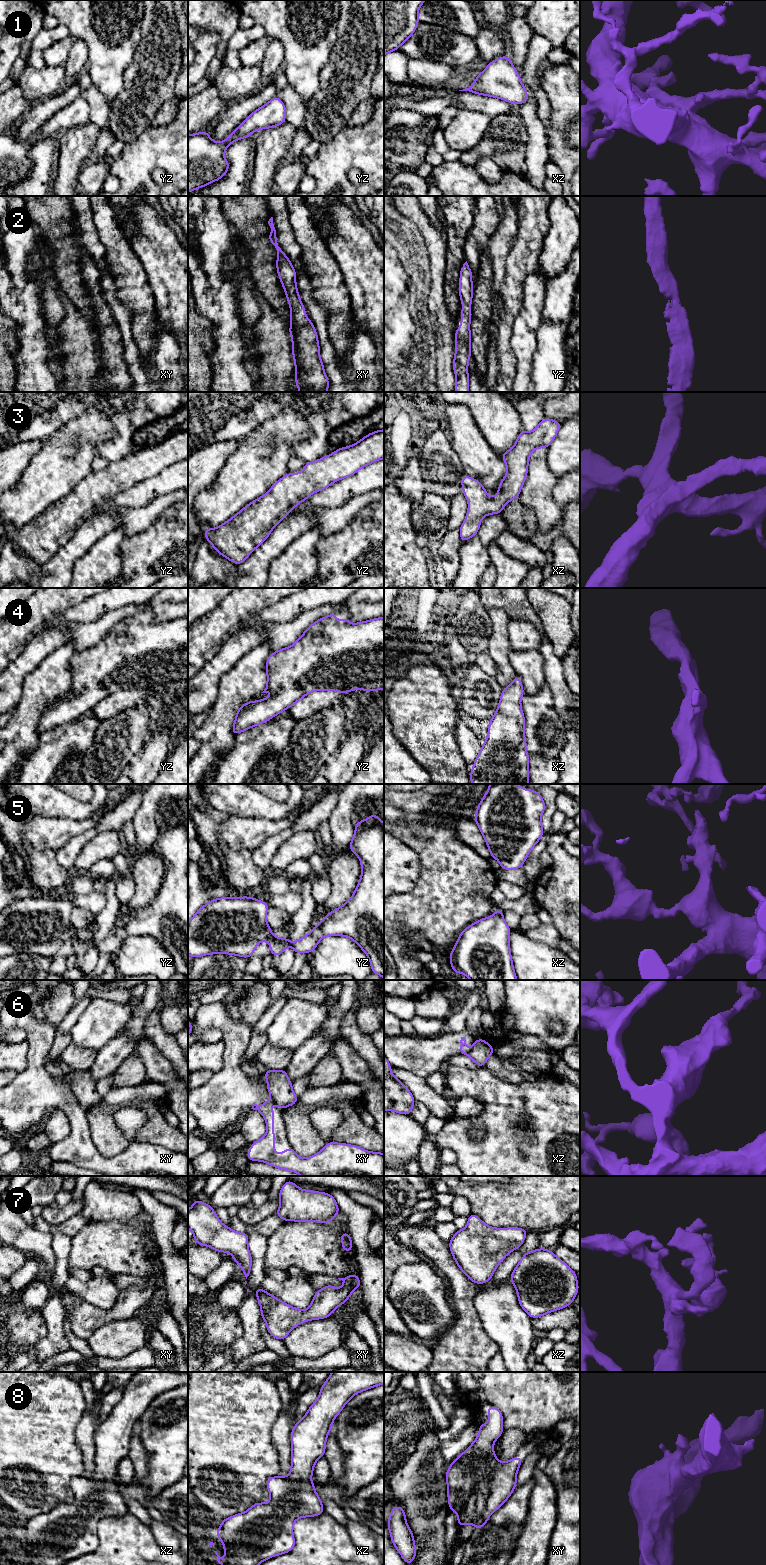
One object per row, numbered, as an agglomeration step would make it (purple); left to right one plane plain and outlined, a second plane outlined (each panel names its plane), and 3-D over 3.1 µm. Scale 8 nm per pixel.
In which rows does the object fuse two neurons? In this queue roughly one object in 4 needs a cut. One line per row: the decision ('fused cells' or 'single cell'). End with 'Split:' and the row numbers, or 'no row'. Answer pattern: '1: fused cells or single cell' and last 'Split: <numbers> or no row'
1: single cell
2: single cell
3: single cell
4: single cell
5: single cell
6: fused cells
7: single cell
8: single cell
Split: 6

